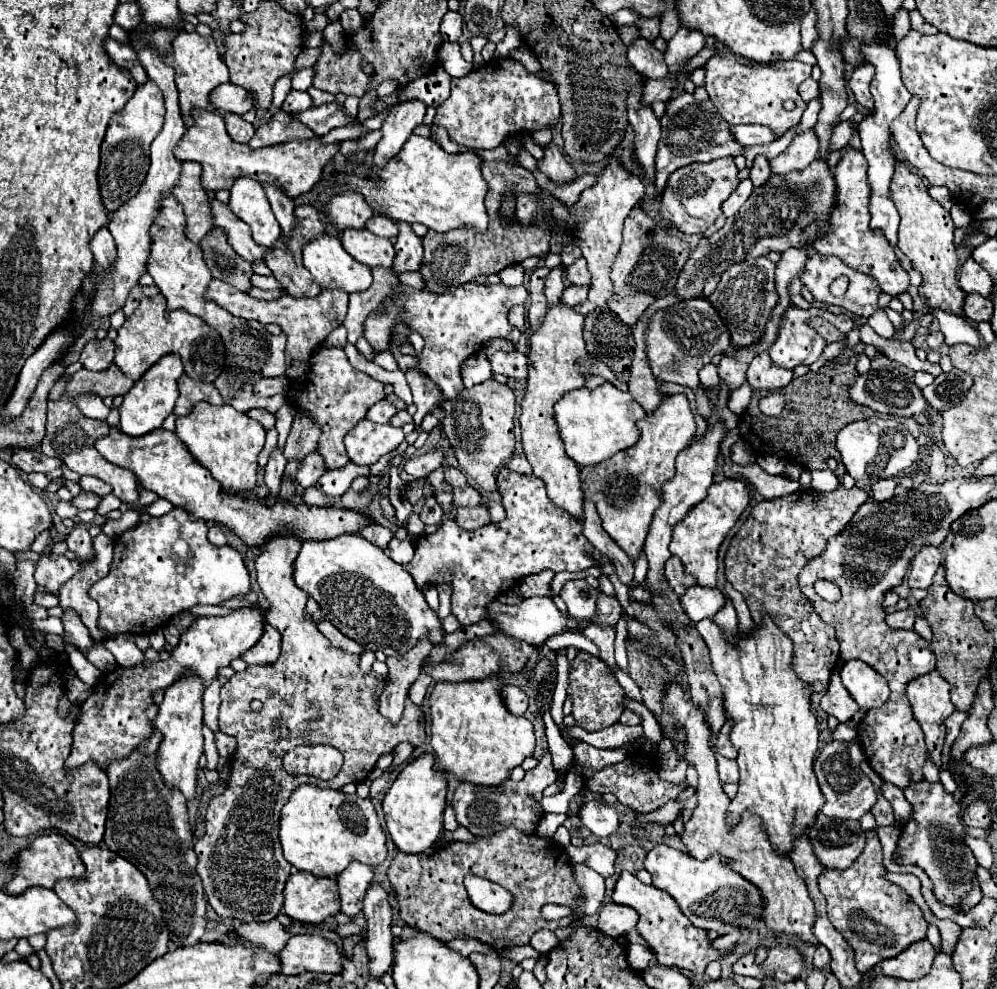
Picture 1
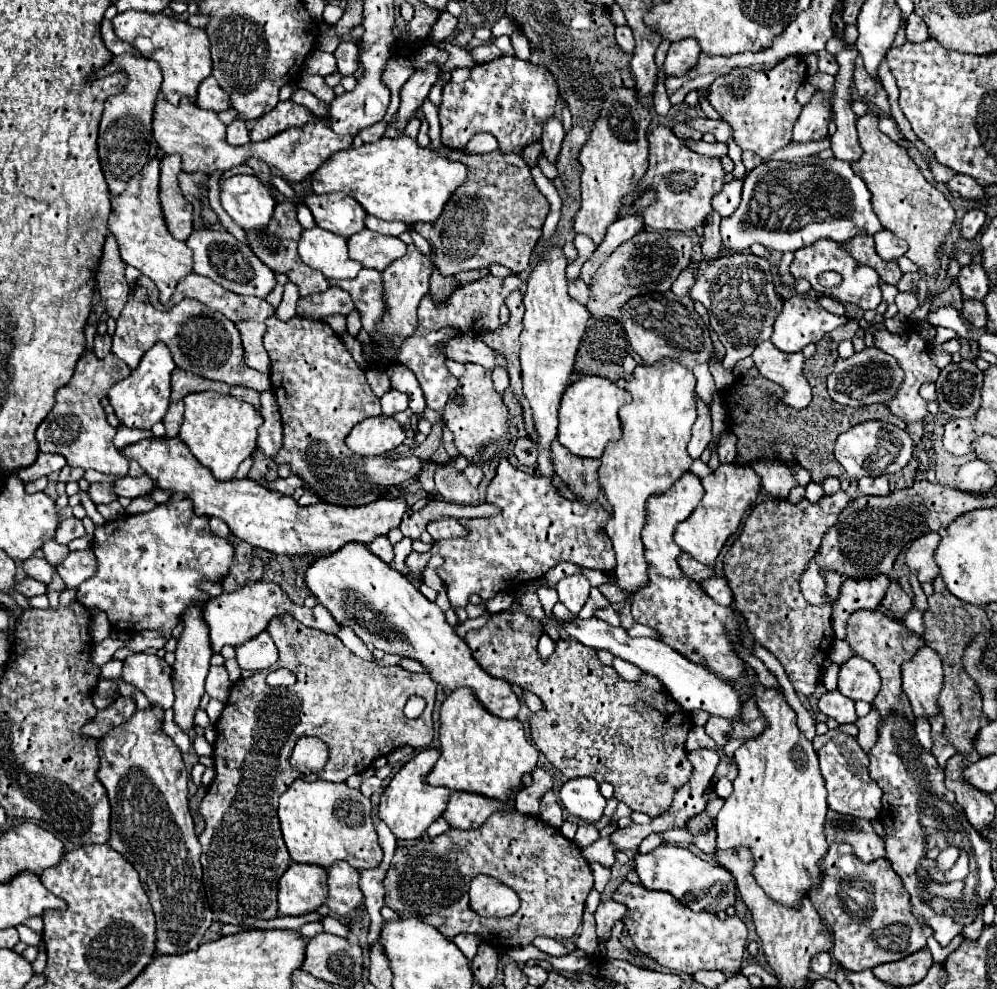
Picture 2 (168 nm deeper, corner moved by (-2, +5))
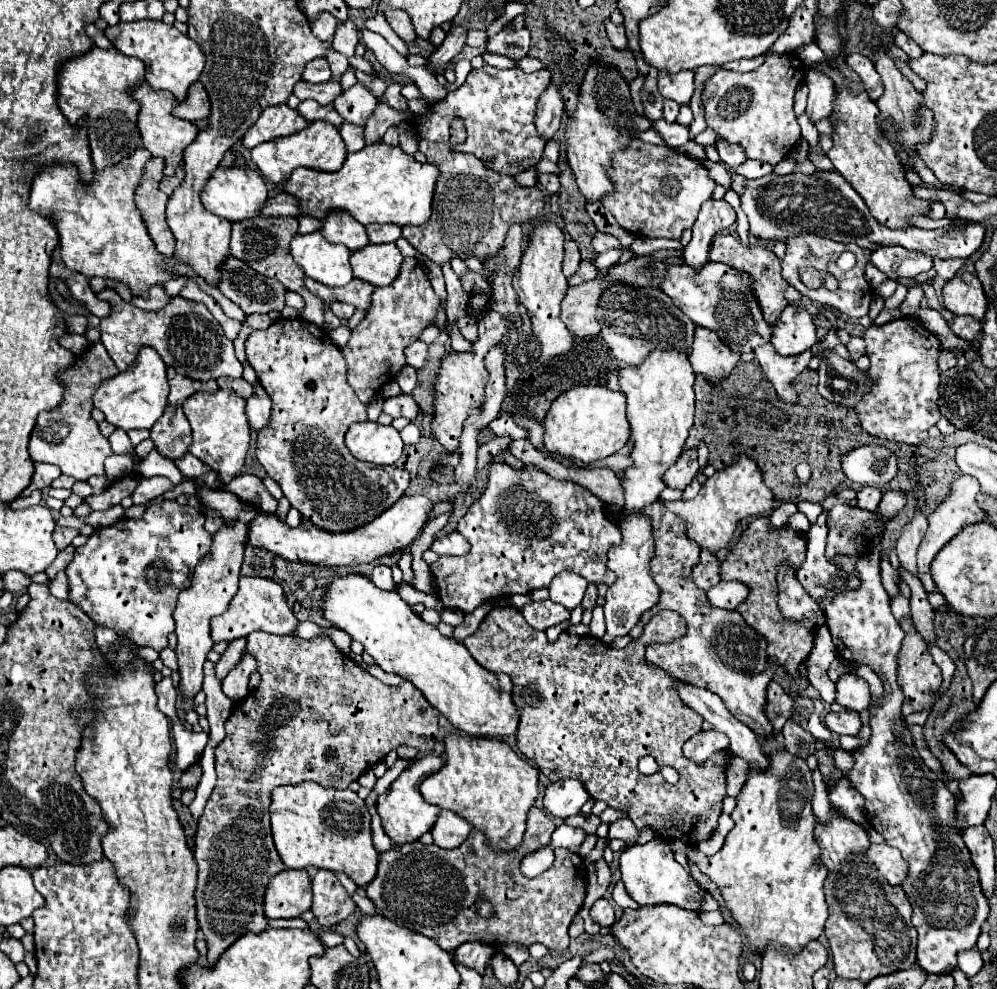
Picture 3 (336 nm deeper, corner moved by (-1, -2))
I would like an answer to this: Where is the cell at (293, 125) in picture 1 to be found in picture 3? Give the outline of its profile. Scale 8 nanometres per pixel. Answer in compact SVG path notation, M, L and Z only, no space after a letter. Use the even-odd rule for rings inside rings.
M286 104L270 106L262 112L258 122L244 134L242 144L244 144L244 148L250 150L262 142L300 132L306 126L308 126L308 122L298 114L298 110L292 110Z

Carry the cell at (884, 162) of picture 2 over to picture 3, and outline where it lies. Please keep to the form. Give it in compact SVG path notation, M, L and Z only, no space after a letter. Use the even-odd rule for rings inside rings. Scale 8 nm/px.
M846 64L840 68L828 68L828 76L834 80L838 88L838 96L834 100L832 124L834 124L834 146L828 152L834 168L852 184L852 188L864 198L870 214L886 228L910 228L912 216L928 216L932 210L932 202L920 200L912 192L912 184L906 180L906 172L898 162L898 154L884 138L878 126L878 106L870 100L856 72L852 72Z

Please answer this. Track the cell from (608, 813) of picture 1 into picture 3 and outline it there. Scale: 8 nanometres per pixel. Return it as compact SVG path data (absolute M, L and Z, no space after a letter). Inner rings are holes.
M558 780L546 786L544 806L552 812L552 816L568 818L578 816L588 800L590 794L580 780Z

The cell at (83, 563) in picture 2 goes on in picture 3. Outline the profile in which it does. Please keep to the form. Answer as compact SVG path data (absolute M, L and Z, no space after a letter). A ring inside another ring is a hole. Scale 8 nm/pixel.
M66 546L66 550L62 550L62 552L58 554L58 558L46 568L48 578L54 580L60 570L66 570L66 566L72 562L72 558L74 558L74 546Z

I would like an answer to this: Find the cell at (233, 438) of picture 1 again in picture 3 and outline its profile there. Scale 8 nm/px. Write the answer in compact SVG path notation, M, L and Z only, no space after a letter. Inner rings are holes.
M220 388L216 394L198 392L196 396L190 396L182 404L182 410L192 426L190 454L210 466L220 476L220 480L228 484L234 476L240 474L248 454L250 422L246 416L246 402L236 392Z

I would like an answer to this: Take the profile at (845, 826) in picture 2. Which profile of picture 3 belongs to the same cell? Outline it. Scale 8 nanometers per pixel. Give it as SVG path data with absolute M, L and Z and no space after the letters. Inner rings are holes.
M870 844L866 856L876 864L880 874L890 884L900 884L906 876L906 862L902 860L900 852L888 844Z

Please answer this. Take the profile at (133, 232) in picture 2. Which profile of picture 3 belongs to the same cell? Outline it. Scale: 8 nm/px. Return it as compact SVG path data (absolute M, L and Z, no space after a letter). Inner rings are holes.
M138 148L138 152L134 152L126 164L118 164L118 168L106 168L106 172L96 172L90 184L80 184L78 170L70 164L52 166L44 168L42 174L34 178L30 190L30 208L54 218L60 234L62 260L70 270L82 272L86 276L122 280L130 286L132 294L138 296L148 296L150 288L162 286L172 278L184 274L188 278L198 276L186 262L156 250L154 240L150 238L142 220L142 212L136 206L136 188L150 160L152 154L146 152L146 148Z

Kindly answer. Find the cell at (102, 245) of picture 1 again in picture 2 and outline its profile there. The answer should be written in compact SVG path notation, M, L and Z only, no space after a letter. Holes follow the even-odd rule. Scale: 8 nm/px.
M107 235L103 243L103 255L99 267L95 269L95 283L97 283L97 291L101 293L101 299L105 301L107 313L113 319L119 317L129 295L129 283L125 281L123 271L125 271L125 263L119 257L119 247L115 243L115 237Z

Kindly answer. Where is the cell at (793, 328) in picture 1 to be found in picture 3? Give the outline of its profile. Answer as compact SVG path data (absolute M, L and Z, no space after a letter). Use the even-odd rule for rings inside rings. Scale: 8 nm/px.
M786 306L772 330L772 346L782 356L802 354L818 342L818 328L814 324L812 314L800 306Z

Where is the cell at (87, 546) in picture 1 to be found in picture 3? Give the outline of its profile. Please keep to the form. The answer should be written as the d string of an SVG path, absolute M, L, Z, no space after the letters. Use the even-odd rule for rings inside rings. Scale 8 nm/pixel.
M56 526L56 530L54 530L54 542L56 542L56 546L58 546L58 550L62 550L62 548L66 548L72 540L74 540L74 536L78 536L78 530L72 530L72 528L62 528L62 526Z

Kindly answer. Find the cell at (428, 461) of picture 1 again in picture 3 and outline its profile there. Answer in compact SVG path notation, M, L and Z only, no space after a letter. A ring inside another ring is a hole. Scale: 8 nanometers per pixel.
M278 318L276 322L272 322L270 328L252 332L248 336L246 356L274 404L274 416L270 418L270 426L258 432L256 458L266 468L268 476L280 484L288 502L296 510L300 510L304 518L308 518L320 528L344 532L374 520L396 500L400 500L400 496L410 484L408 470L396 466L372 466L356 460L350 450L344 450L344 434L348 432L350 424L368 420L368 414L366 404L358 400L356 392L346 380L348 366L340 348L332 344L324 328L318 328L302 318Z

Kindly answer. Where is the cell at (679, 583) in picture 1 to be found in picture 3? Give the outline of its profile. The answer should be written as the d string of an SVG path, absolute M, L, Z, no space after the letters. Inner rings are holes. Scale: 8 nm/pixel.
M702 550L700 552L700 562L692 570L694 584L698 584L698 588L702 588L702 590L708 590L710 586L718 584L720 582L718 568L720 568L720 562L716 560L716 556L712 552Z

